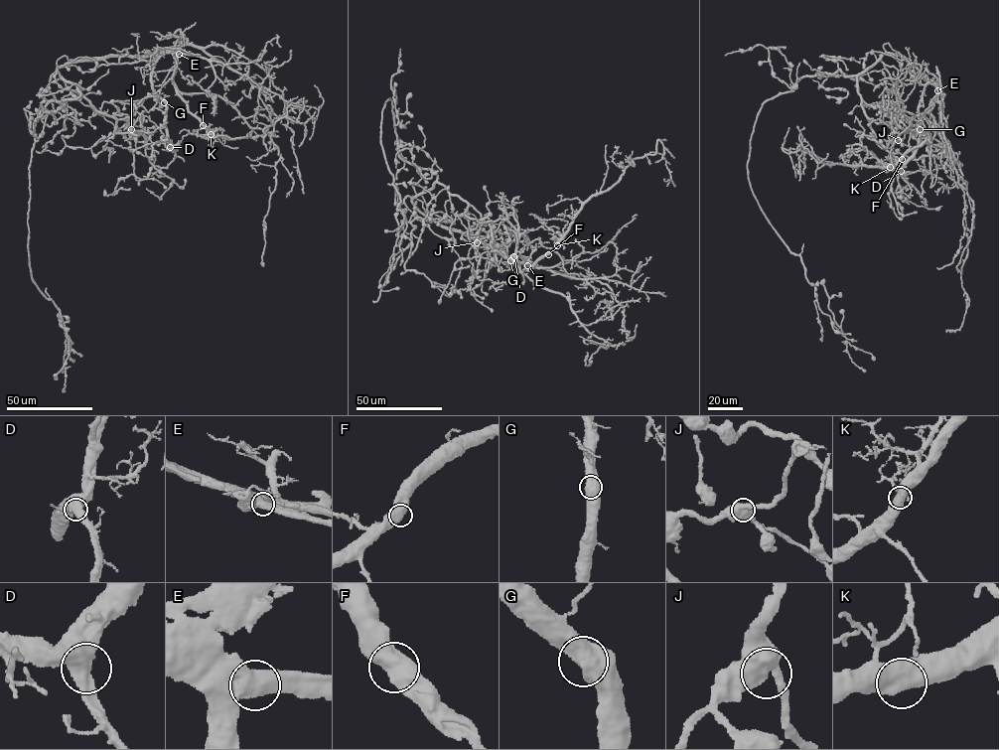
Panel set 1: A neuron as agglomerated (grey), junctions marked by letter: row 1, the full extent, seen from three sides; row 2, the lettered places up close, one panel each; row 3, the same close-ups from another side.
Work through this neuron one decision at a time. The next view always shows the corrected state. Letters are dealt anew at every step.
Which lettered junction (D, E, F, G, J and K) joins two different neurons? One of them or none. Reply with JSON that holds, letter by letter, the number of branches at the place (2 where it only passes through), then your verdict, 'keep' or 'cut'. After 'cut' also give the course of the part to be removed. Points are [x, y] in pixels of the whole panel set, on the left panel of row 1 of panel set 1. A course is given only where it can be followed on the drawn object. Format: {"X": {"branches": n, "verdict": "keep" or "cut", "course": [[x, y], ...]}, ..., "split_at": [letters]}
{"D": {"branches": 2, "verdict": "keep"}, "E": {"branches": 2, "verdict": "keep"}, "F": {"branches": 2, "verdict": "keep"}, "G": {"branches": 2, "verdict": "keep"}, "J": {"branches": 2, "verdict": "keep"}, "K": {"branches": 2, "verdict": "keep"}, "split_at": []}

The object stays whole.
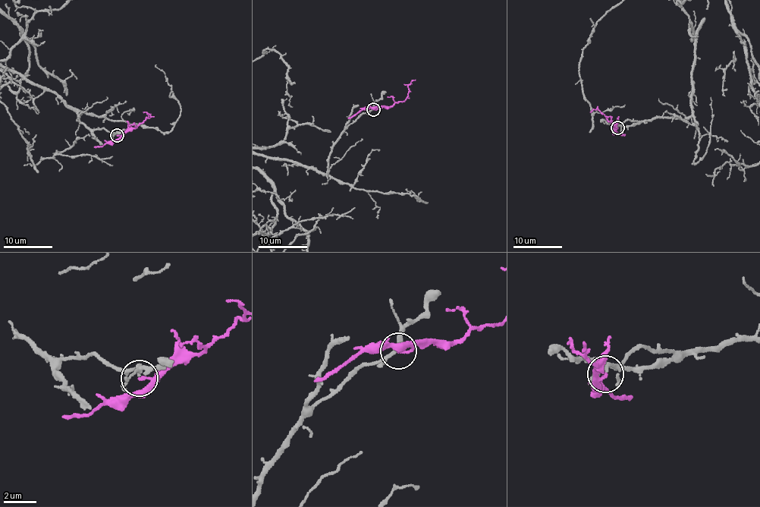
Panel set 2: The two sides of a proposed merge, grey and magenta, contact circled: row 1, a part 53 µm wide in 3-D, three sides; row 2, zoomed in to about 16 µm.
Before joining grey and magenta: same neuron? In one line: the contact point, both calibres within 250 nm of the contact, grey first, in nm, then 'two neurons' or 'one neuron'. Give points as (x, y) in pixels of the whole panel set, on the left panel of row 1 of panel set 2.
(117, 135) | 220/120 nm | two neurons

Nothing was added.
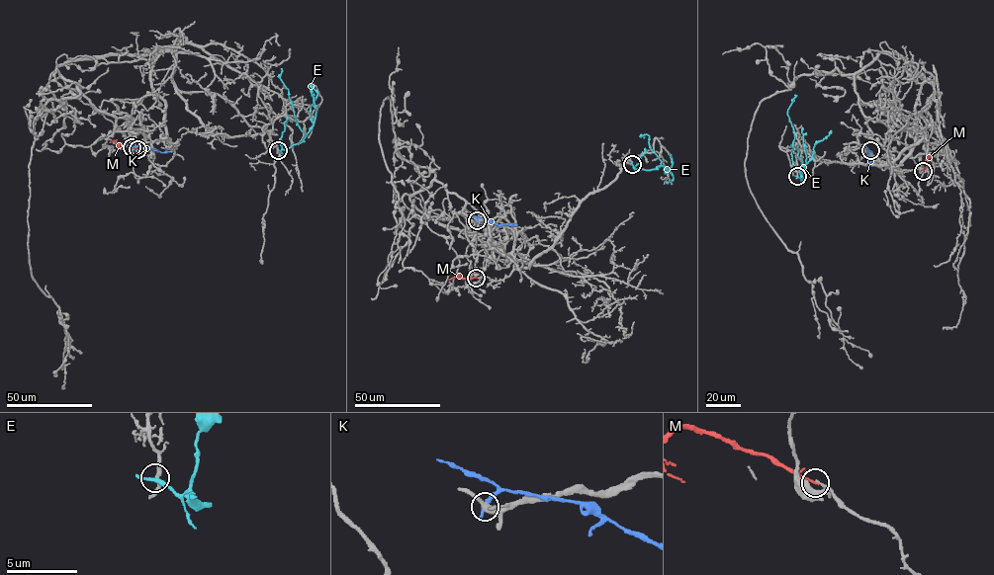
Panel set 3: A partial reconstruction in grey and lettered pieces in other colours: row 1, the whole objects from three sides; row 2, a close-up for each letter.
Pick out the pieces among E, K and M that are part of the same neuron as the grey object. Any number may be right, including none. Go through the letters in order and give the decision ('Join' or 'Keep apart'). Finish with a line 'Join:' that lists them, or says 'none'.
E: Keep apart
K: Keep apart
M: Join
Join: M

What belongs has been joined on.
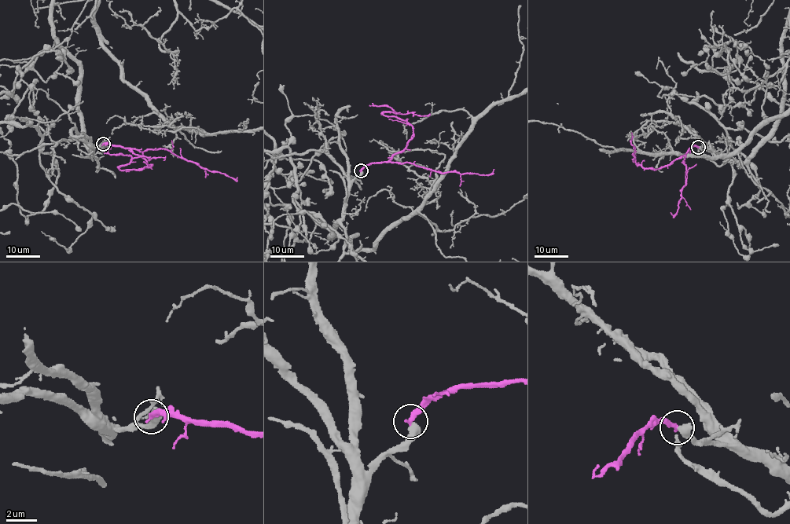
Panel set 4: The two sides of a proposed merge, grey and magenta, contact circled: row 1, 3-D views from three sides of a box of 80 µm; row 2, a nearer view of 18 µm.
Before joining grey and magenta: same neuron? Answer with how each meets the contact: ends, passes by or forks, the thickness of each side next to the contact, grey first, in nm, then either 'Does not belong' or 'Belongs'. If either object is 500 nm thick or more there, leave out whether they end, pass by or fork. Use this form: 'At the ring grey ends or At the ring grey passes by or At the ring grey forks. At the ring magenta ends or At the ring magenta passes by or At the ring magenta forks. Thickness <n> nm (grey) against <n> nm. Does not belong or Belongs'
Thickness 550 nm (grey) against 320 nm. Belongs

